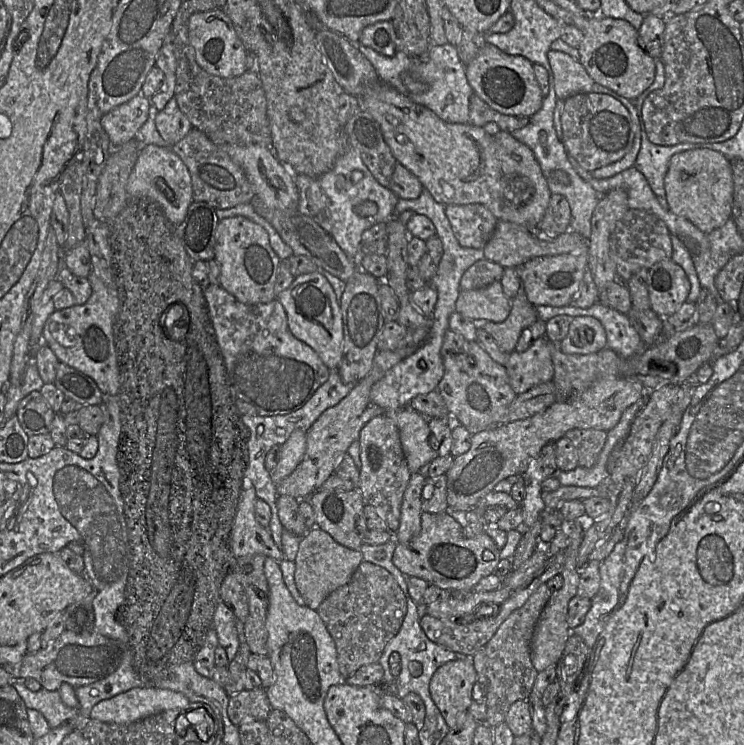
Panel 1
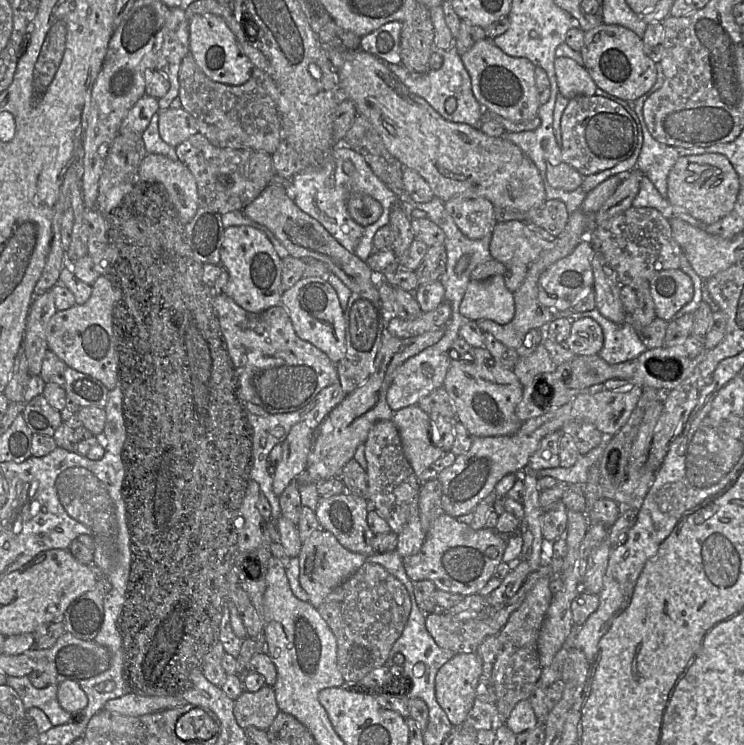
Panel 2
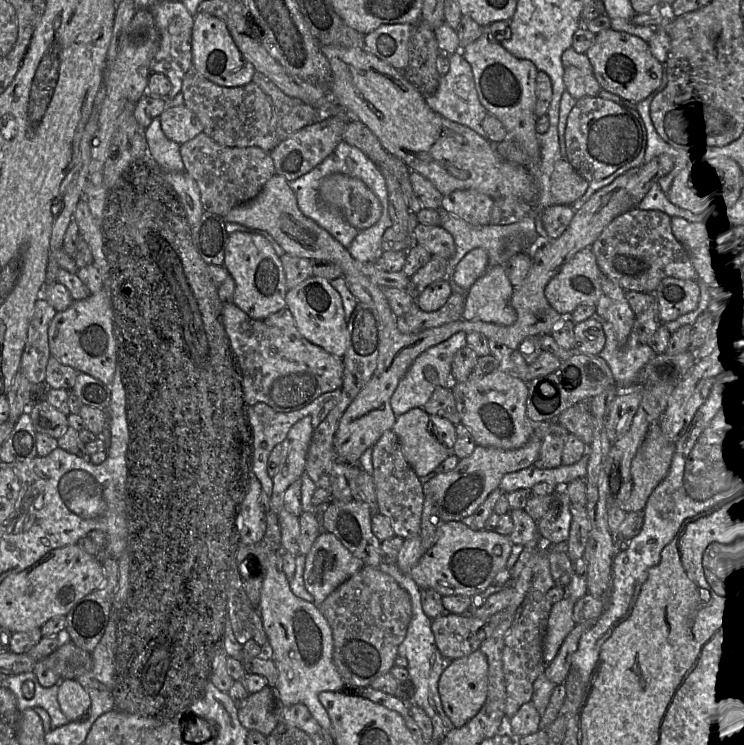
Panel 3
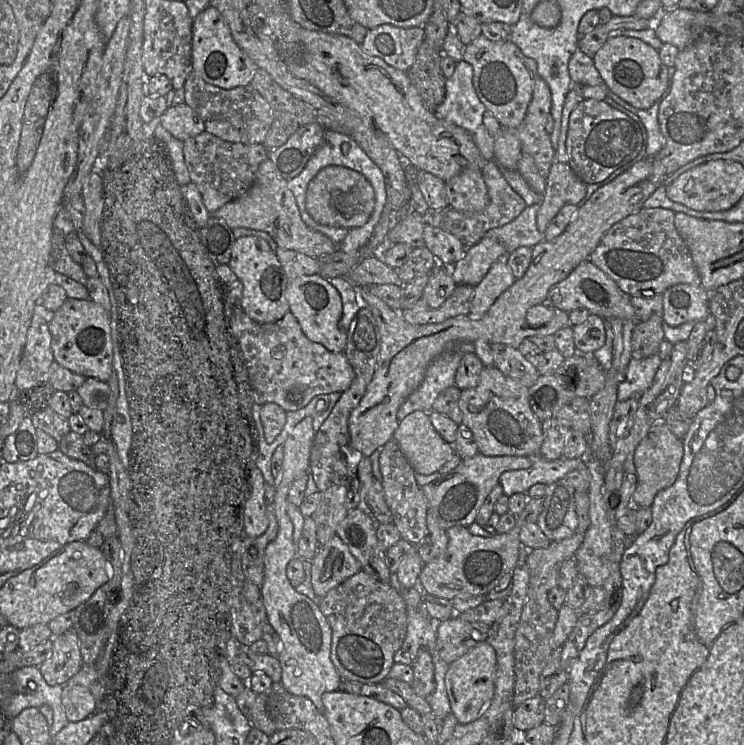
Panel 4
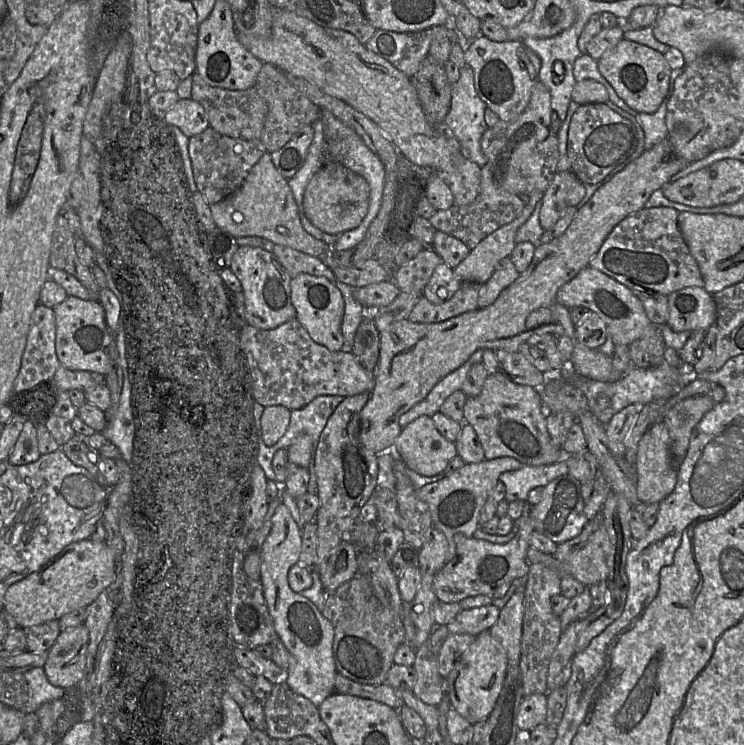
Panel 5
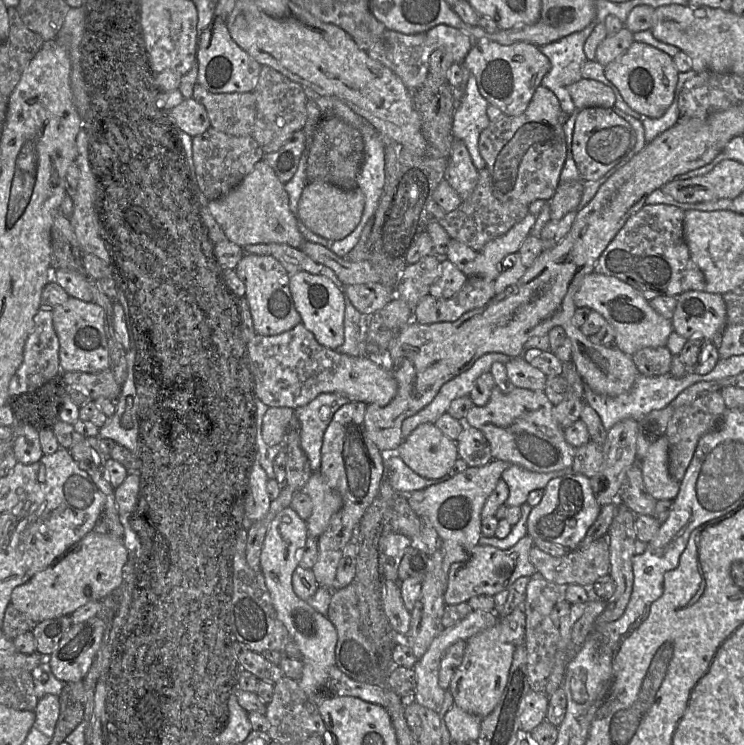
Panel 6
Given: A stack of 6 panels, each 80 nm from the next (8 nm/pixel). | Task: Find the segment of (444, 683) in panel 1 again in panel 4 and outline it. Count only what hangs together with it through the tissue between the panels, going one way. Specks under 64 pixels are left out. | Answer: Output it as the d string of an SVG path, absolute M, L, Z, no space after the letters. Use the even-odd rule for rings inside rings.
M486 641L477 644L466 654L449 664L445 674L445 689L451 713L459 724L478 719L489 707L494 695L496 653Z

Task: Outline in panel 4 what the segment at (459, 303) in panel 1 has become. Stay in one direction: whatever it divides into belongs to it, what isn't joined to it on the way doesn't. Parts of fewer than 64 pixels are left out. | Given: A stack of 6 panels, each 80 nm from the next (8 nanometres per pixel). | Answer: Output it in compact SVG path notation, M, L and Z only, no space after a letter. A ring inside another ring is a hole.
M508 254L501 256L489 269L483 280L474 286L470 317L483 316L496 299L517 280L507 263Z

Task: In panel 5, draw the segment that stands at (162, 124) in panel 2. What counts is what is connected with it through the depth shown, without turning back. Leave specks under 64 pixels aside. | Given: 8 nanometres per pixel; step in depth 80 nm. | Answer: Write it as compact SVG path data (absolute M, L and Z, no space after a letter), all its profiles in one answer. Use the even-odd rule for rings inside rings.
M192 98L179 99L163 113L168 125L178 127L187 137L202 133L209 127L209 119L203 106Z

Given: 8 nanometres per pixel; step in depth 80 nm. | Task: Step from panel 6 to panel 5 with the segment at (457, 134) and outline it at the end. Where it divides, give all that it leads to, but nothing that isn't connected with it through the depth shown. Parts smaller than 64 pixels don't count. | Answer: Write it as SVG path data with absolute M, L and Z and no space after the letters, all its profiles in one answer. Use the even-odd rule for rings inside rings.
M460 68L458 81L451 85L451 106L444 120L445 130L459 141L462 155L480 167L488 162L481 149L481 138L488 128L484 118L486 109L475 90L472 68Z

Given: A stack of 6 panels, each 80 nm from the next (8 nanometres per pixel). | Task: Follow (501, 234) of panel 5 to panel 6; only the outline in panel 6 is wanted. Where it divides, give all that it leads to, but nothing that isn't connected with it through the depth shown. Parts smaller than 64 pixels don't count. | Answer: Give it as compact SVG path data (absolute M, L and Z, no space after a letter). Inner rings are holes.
M528 213L520 222L516 223L507 233L488 242L476 258L469 263L463 273L469 276L481 277L485 281L494 281L504 270L503 260L507 255L517 253L530 234L537 216Z

